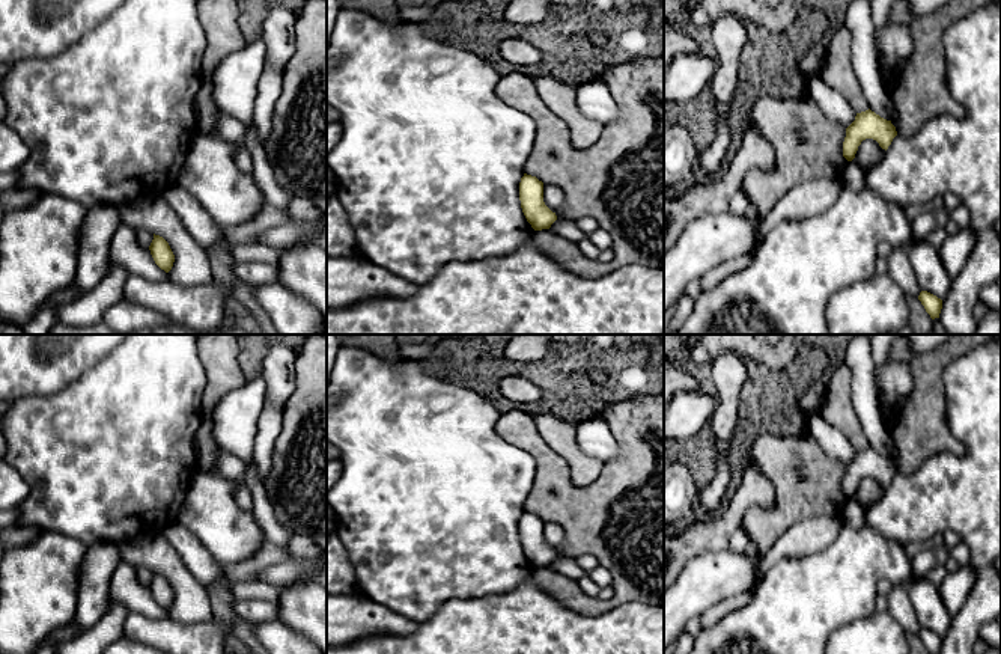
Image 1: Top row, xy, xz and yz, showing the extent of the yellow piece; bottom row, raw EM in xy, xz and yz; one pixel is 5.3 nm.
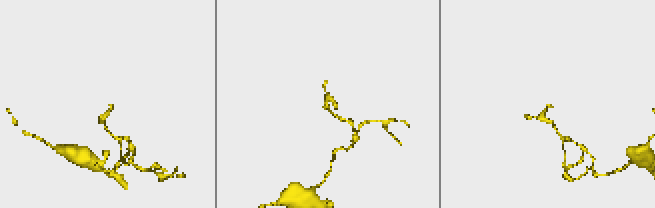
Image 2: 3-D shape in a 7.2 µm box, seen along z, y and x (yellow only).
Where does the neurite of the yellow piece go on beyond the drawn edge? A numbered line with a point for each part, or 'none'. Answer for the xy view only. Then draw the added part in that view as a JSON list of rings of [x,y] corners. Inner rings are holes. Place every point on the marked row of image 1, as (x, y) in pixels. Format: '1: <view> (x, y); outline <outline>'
none

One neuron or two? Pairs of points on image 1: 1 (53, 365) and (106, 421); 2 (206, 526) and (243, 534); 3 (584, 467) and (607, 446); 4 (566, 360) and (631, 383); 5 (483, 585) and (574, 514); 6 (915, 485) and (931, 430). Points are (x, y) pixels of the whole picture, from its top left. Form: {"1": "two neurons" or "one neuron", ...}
{"1": "two neurons", "2": "one neuron", "3": "two neurons", "4": "one neuron", "5": "two neurons", "6": "two neurons"}

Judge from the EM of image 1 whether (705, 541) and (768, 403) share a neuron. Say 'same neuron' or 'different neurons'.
different neurons

